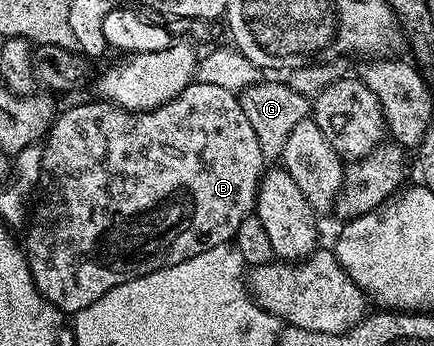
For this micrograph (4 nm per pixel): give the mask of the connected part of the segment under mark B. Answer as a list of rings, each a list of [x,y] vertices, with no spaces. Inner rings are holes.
[[[192,80],[178,95],[169,99],[156,109],[123,109],[120,105],[113,105],[110,101],[94,99],[84,105],[75,105],[58,114],[47,130],[41,148],[41,165],[39,167],[39,198],[35,201],[35,210],[31,213],[31,222],[27,225],[27,241],[25,252],[27,266],[33,277],[37,291],[53,307],[57,307],[64,315],[80,313],[89,307],[101,295],[105,295],[113,287],[135,277],[143,276],[145,271],[161,269],[164,265],[176,265],[193,255],[207,253],[209,247],[228,244],[234,238],[241,219],[252,216],[255,208],[255,196],[259,190],[259,180],[265,172],[265,158],[261,151],[261,143],[257,139],[257,131],[245,119],[245,111],[241,111],[239,98],[234,92],[223,87],[215,87],[210,83]]]

